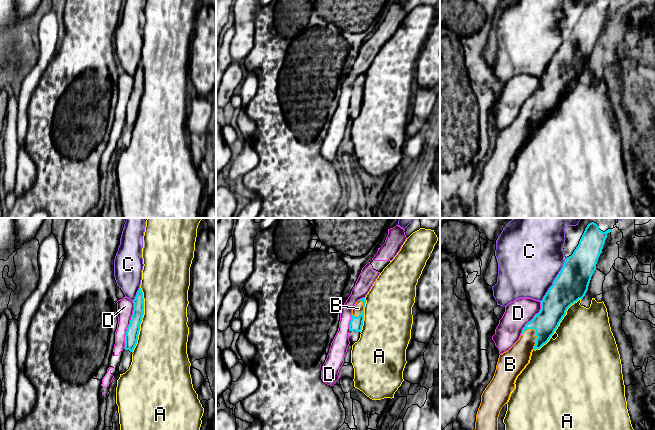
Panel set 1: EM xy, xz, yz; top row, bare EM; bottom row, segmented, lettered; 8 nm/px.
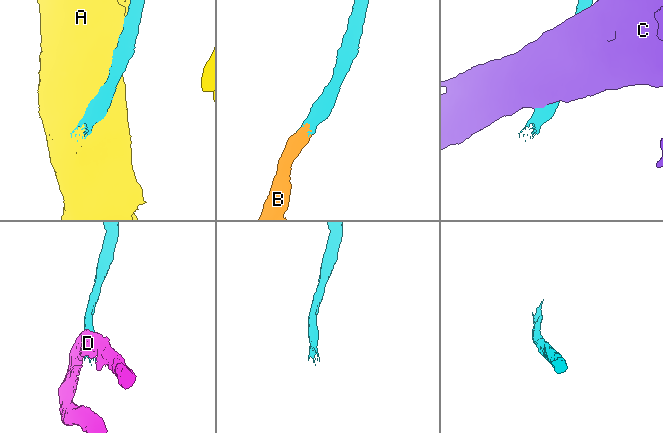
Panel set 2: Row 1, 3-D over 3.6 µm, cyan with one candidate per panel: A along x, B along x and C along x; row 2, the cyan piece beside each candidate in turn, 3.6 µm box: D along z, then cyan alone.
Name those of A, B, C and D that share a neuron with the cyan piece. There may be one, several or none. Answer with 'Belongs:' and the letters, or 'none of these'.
Belongs: B

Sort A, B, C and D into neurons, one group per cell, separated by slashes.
A / B / C / D

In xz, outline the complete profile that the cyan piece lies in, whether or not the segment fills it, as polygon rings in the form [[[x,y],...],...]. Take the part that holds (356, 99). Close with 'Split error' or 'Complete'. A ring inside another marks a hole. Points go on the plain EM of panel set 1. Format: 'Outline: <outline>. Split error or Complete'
Outline: [[[365,74],[358,76],[353,83],[351,97],[349,101],[350,107],[361,108],[364,97]]]. Split error

